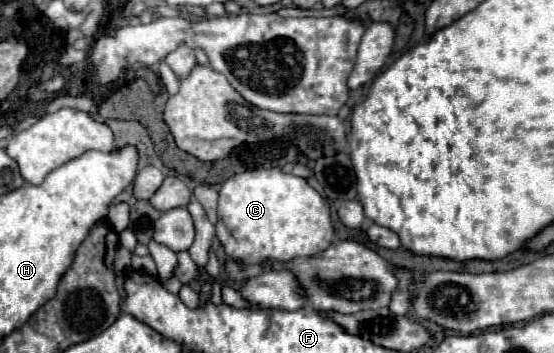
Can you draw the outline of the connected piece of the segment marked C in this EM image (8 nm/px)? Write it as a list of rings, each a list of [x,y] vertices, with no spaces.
[[[255,168],[231,176],[219,190],[219,222],[215,230],[227,256],[243,264],[315,256],[333,242],[329,206],[321,194],[303,178],[285,174],[279,168]]]

